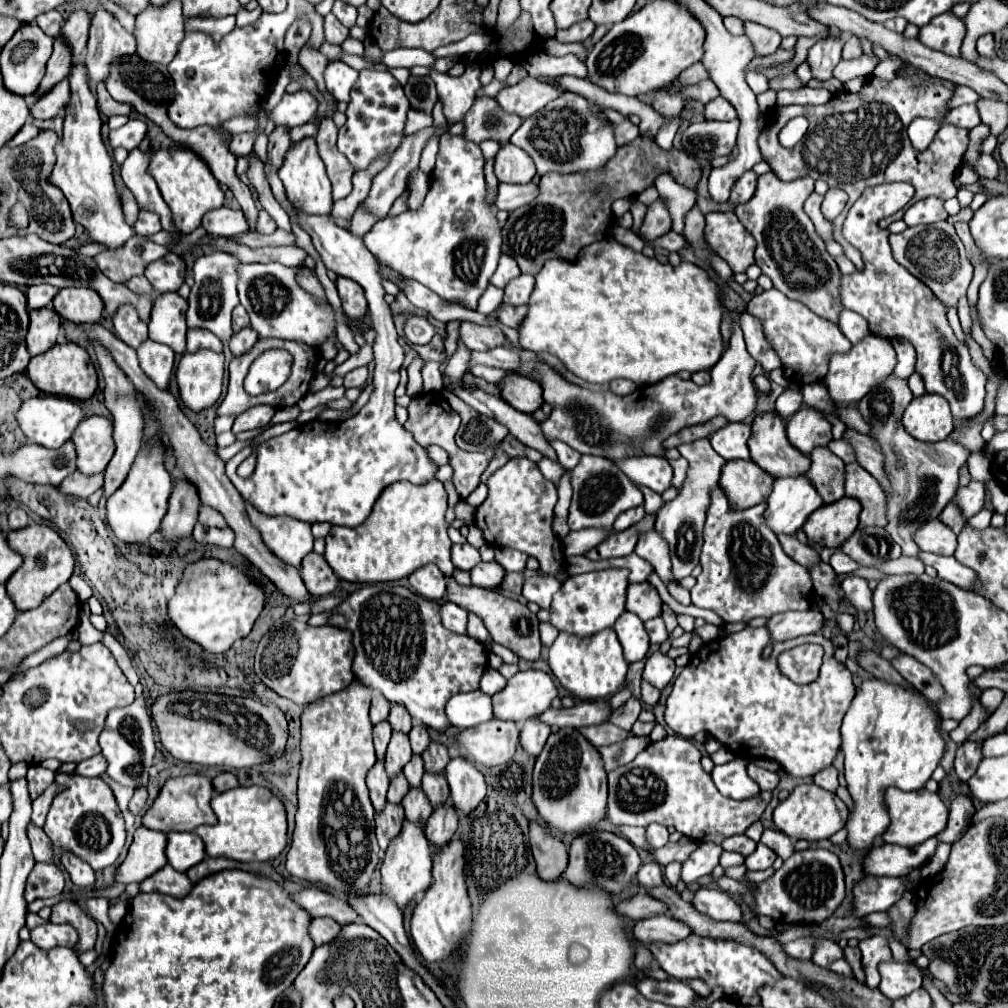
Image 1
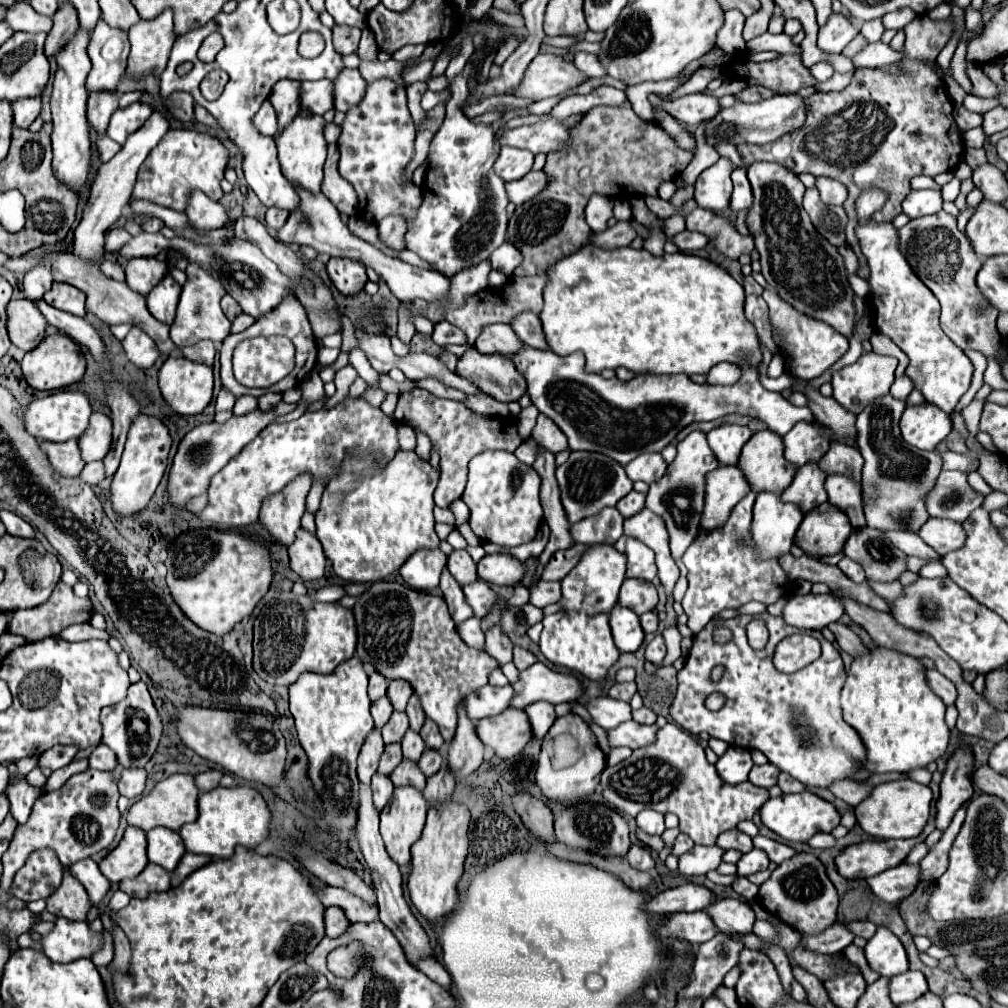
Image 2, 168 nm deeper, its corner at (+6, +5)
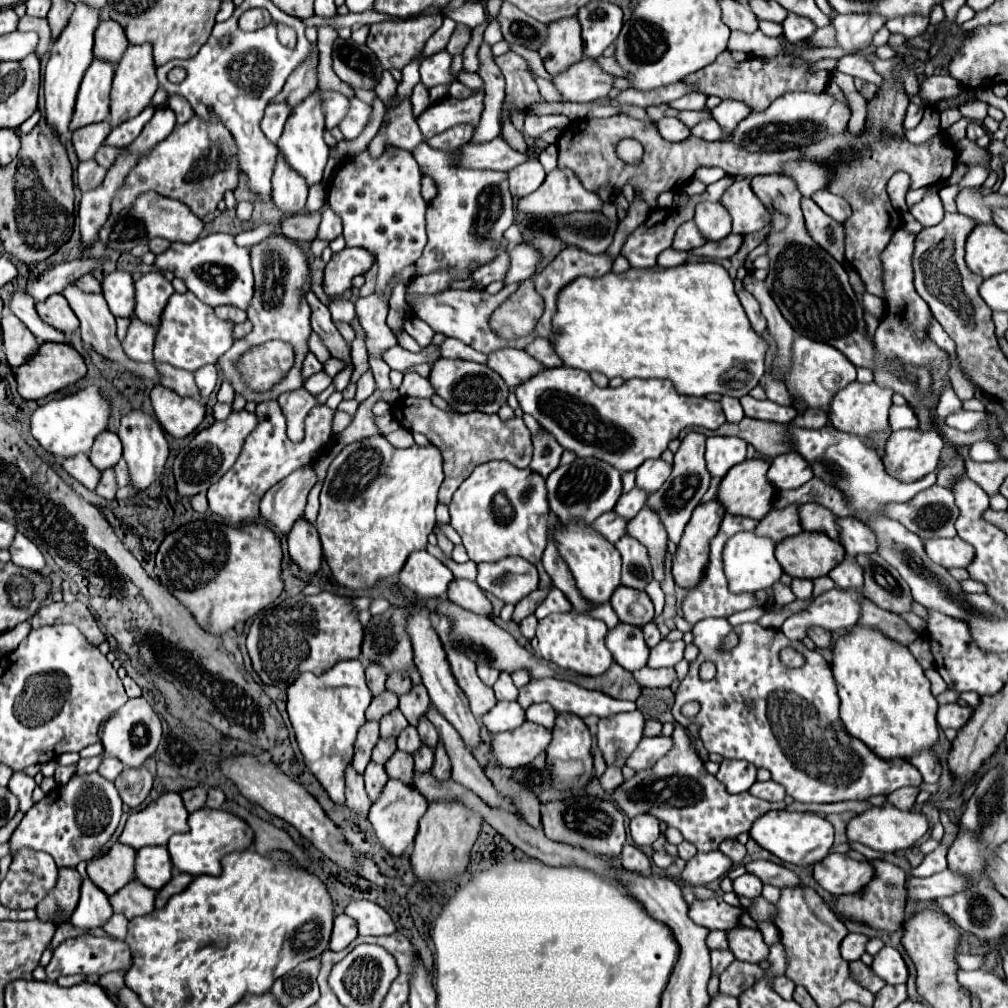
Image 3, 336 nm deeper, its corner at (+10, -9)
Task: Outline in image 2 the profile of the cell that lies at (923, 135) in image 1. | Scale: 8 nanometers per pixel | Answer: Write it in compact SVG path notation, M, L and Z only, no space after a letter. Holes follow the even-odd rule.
M956 107L956 109L954 109L954 119L956 119L956 123L958 123L958 127L960 127L962 131L968 131L968 129L972 129L972 127L982 125L982 115L972 113L972 111L964 109L964 107Z

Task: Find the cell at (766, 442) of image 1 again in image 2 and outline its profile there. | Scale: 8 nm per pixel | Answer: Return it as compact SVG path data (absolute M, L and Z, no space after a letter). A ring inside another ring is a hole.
M766 429L754 433L742 447L738 469L746 475L746 481L754 493L770 491L782 493L796 473L796 467L784 459L784 443L774 431Z

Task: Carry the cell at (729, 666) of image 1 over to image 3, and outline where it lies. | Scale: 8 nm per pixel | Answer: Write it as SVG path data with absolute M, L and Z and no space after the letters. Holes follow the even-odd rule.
M704 619L694 625L694 645L700 649L700 655L690 663L690 671L678 687L672 707L672 715L682 727L700 723L700 739L708 753L718 753L724 759L744 759L754 763L756 767L768 769L772 773L772 779L784 785L786 793L802 803L834 803L846 799L862 801L872 795L888 795L900 787L918 787L922 783L922 777L918 775L918 769L914 765L882 763L880 759L874 759L874 753L870 753L868 747L862 747L858 739L846 735L838 715L838 685L830 665L818 651L806 649L802 641L788 639L780 629L764 629L758 623L744 623L740 627L734 627L740 643L734 649L726 651L722 649L722 641L730 631L732 627L726 619ZM784 647L798 649L806 657L806 665L800 669L782 667L778 653ZM704 661L712 661L716 665L716 677L712 681L702 681L698 675L698 669ZM688 701L700 703L700 713L696 717L684 717L680 713L682 705Z

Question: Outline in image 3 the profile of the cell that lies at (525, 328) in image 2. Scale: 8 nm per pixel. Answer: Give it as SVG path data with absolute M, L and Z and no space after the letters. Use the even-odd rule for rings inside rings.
M536 337L524 351L528 355L532 355L536 361L540 361L544 367L558 367L558 365L562 365L562 361L556 357L550 341L544 339L544 337Z

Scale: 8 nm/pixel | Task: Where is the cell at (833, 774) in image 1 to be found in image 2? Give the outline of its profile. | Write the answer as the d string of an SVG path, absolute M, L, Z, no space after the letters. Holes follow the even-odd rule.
M846 779L846 781L840 781L840 783L834 783L830 787L830 791L846 801L848 805L856 807L858 803L862 803L870 793L872 793L872 785L868 781L856 781L856 779Z

